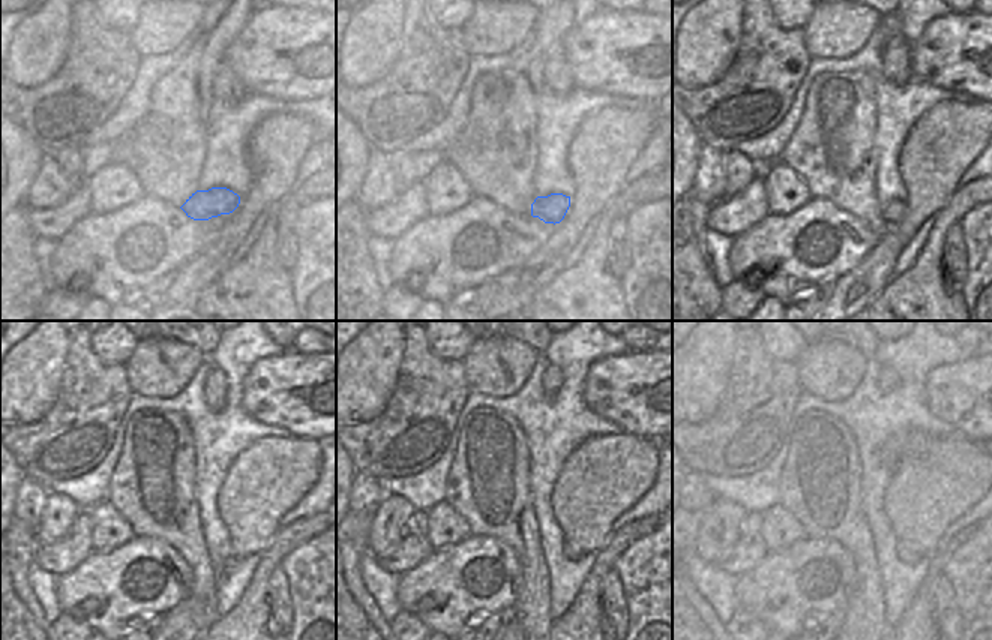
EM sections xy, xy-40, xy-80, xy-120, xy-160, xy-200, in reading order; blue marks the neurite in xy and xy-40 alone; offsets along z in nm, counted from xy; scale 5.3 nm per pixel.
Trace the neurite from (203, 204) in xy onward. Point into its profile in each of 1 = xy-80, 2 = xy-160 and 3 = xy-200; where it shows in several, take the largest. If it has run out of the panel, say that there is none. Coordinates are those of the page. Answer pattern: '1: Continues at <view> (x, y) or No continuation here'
1: Continues at xy-80 (893, 212)
2: Continues at xy-160 (571, 552)
3: Continues at xy-200 (907, 552).

